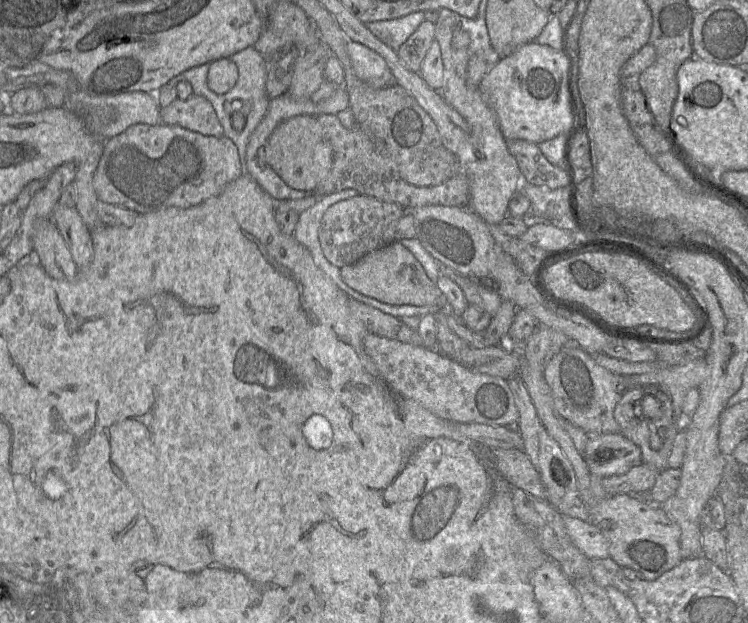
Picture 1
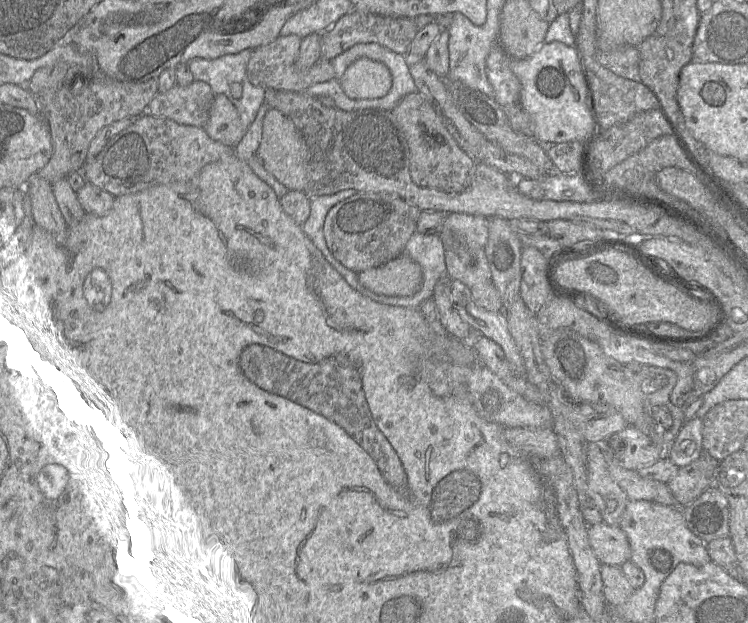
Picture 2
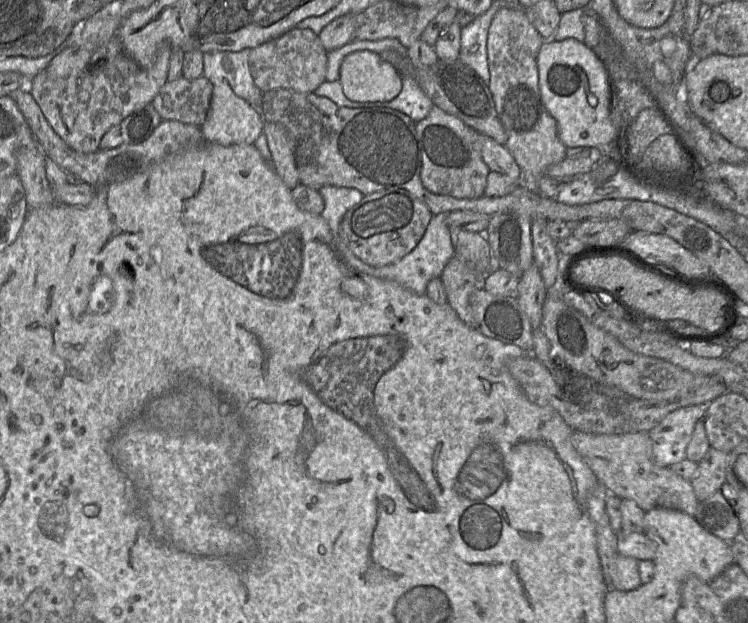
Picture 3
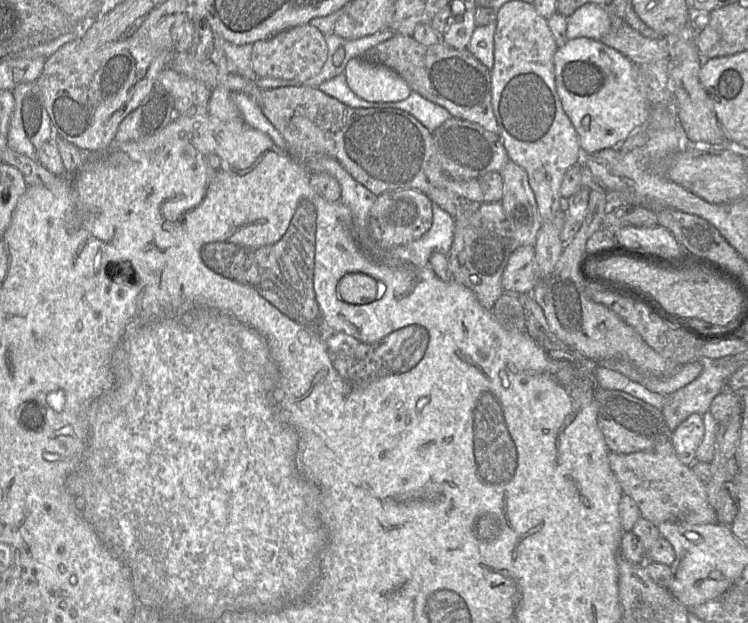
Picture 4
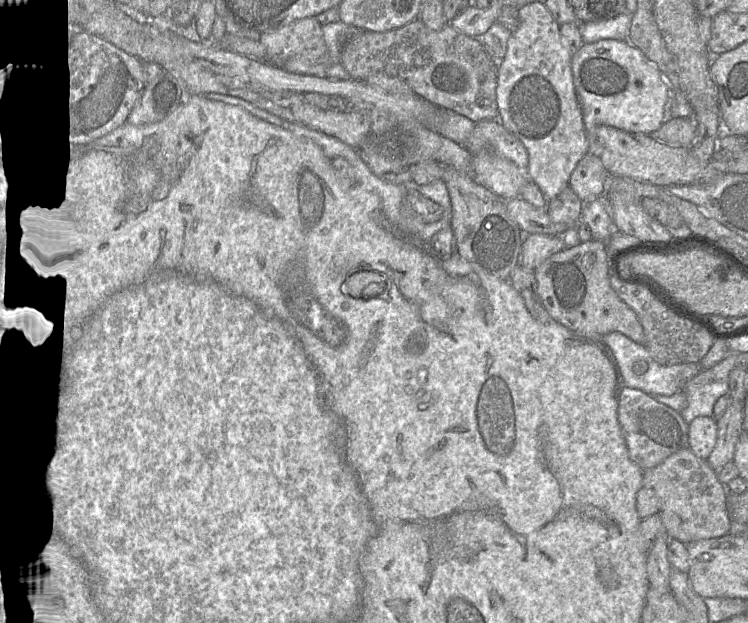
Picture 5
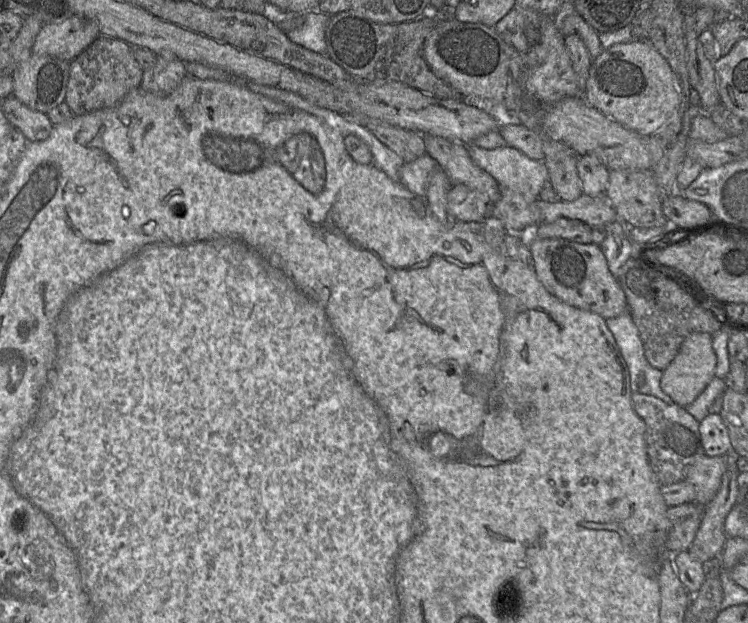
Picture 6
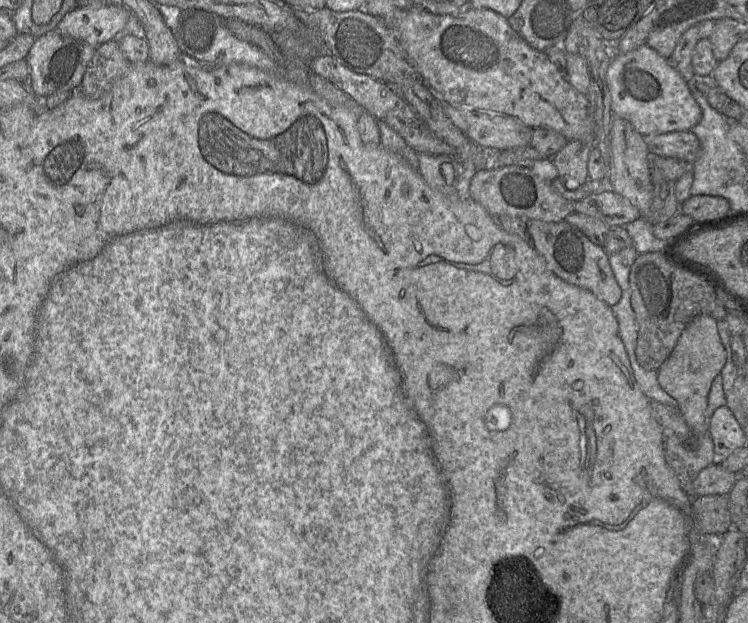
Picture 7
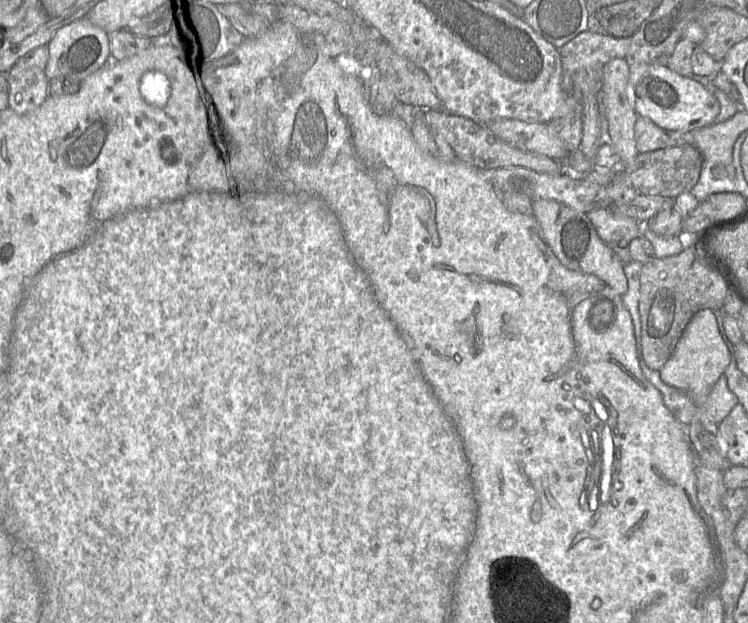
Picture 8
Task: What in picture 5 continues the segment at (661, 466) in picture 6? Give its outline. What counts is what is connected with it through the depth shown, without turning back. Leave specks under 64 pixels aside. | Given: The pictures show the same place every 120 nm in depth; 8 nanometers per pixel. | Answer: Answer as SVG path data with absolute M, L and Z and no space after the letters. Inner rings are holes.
M624 387L619 396L618 421L630 459L642 470L652 469L670 455L689 448L689 424L676 410L656 401L642 390Z

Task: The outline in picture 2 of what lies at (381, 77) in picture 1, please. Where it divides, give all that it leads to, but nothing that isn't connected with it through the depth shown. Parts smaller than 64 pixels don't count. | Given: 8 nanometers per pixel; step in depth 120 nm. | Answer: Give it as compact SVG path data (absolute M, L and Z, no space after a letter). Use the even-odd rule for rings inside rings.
M376 43L356 44L351 48L349 48L348 50L341 53L340 55L336 56L334 59L332 59L331 63L334 68L335 78L337 80L340 80L344 75L345 71L347 70L348 66L360 58L368 58L373 61L377 61L384 64L389 69L392 76L391 89L384 97L376 98L376 99L355 100L348 98L346 95L341 96L341 102L339 102L339 106L337 106L337 108L344 111L357 111L357 110L365 110L365 109L391 111L399 104L399 102L406 95L417 91L415 82L410 72L410 68L406 62L405 55L395 53Z

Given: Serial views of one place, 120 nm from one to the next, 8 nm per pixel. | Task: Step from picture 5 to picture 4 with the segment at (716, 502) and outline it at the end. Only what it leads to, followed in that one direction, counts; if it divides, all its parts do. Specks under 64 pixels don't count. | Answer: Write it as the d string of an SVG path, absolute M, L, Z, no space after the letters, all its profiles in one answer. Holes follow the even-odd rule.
M659 435L649 450L629 454L610 451L608 461L623 494L632 498L642 517L656 527L666 521L718 524L716 513L708 501L706 484L699 480L689 466L679 461L670 436Z

